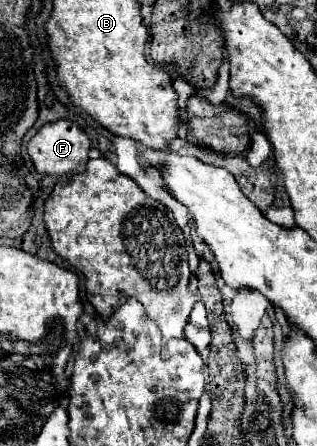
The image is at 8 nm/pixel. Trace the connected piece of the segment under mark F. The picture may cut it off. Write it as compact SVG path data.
M55 120L45 124L31 140L27 146L27 152L37 168L39 174L51 174L51 176L61 176L61 174L75 174L83 172L89 160L89 150L91 150L91 138L85 134L85 130L71 122L71 120Z

